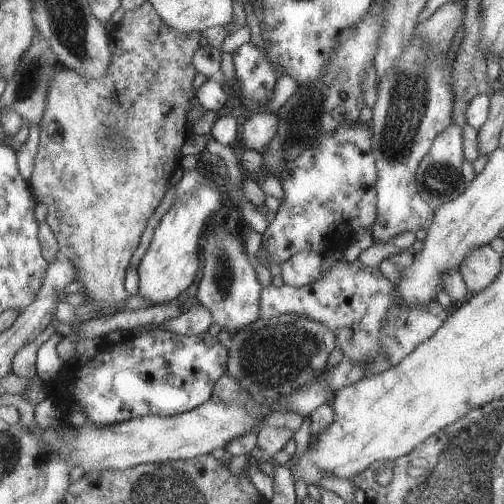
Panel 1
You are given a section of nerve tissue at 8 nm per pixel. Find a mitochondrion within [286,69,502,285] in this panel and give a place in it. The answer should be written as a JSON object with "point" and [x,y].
{"point":[440,179]}

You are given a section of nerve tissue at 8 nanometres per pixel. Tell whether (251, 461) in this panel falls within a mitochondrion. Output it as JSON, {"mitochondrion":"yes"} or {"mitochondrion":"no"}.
{"mitochondrion":"no"}

